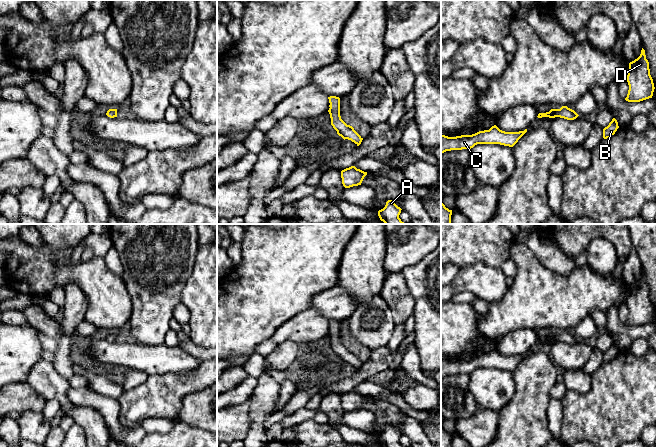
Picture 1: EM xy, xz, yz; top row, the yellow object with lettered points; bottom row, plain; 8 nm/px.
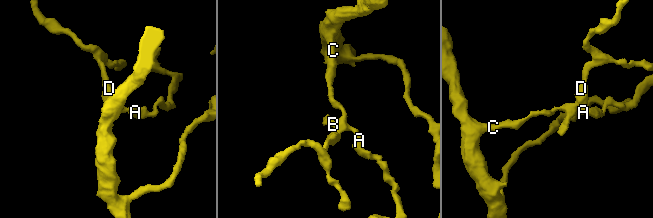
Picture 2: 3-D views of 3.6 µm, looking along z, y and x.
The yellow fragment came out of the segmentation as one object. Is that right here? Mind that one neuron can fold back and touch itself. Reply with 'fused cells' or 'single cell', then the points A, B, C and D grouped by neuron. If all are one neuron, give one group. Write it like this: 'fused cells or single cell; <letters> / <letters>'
fused cells; A B D / C

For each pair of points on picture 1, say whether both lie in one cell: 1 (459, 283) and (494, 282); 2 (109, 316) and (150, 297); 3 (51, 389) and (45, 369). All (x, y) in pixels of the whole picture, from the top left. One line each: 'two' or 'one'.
1: one
2: two
3: one

